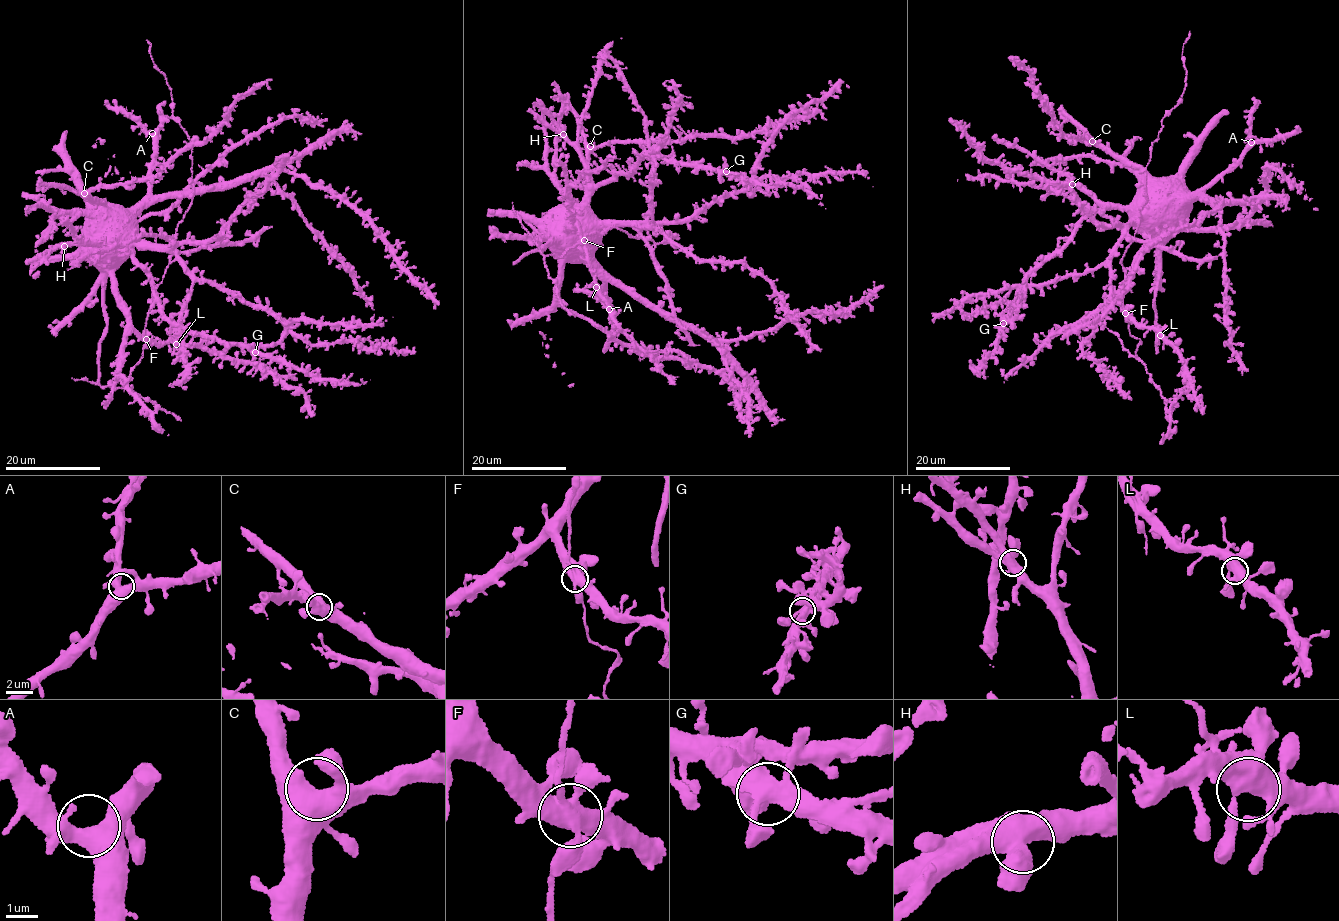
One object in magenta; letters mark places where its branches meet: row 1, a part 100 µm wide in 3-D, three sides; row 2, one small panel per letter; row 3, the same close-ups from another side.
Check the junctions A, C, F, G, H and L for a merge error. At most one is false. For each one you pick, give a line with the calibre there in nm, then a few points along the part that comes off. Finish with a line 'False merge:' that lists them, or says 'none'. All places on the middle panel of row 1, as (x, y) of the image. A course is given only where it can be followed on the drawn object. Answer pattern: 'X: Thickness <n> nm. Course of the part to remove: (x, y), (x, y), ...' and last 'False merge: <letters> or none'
False merge: none

